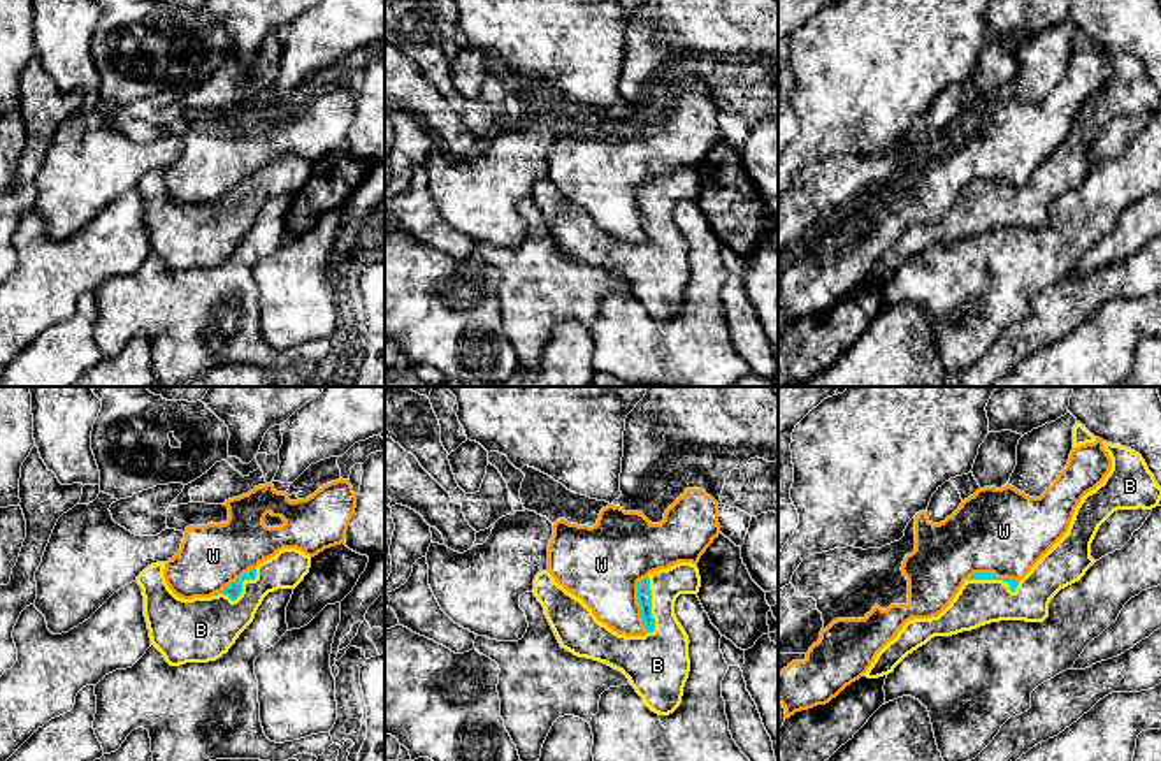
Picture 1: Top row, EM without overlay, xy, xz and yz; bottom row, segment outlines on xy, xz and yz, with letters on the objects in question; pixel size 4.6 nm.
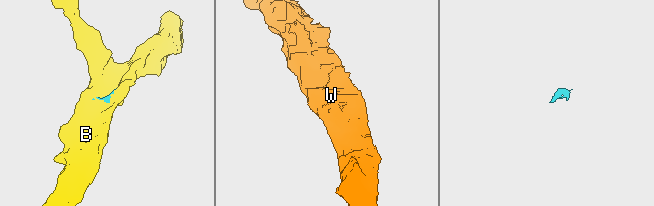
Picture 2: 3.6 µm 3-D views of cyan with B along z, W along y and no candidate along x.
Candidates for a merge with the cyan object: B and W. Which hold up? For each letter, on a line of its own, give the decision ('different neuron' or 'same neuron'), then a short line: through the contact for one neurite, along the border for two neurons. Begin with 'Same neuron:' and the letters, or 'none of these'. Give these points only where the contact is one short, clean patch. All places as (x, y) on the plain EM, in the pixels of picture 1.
Same neuron: B
B: same neuron
W: different neuron

